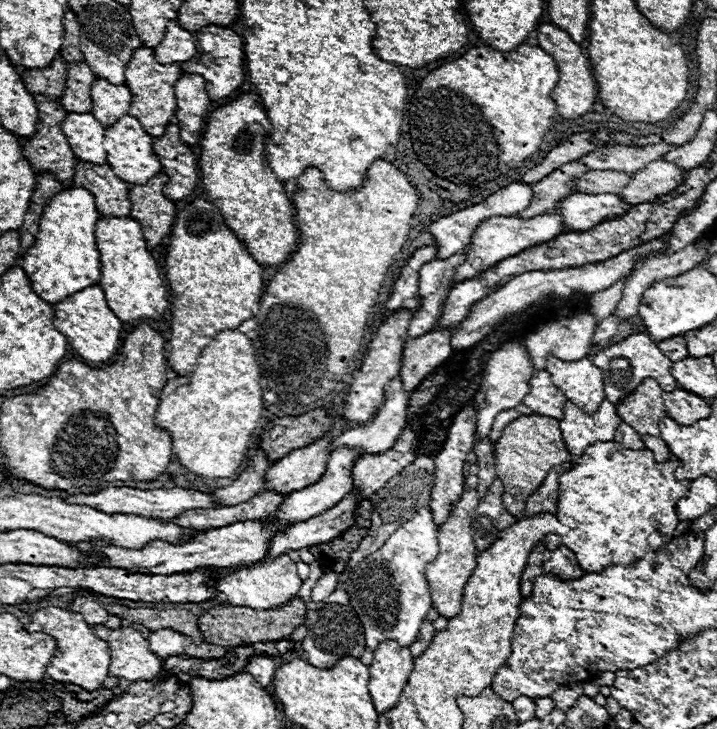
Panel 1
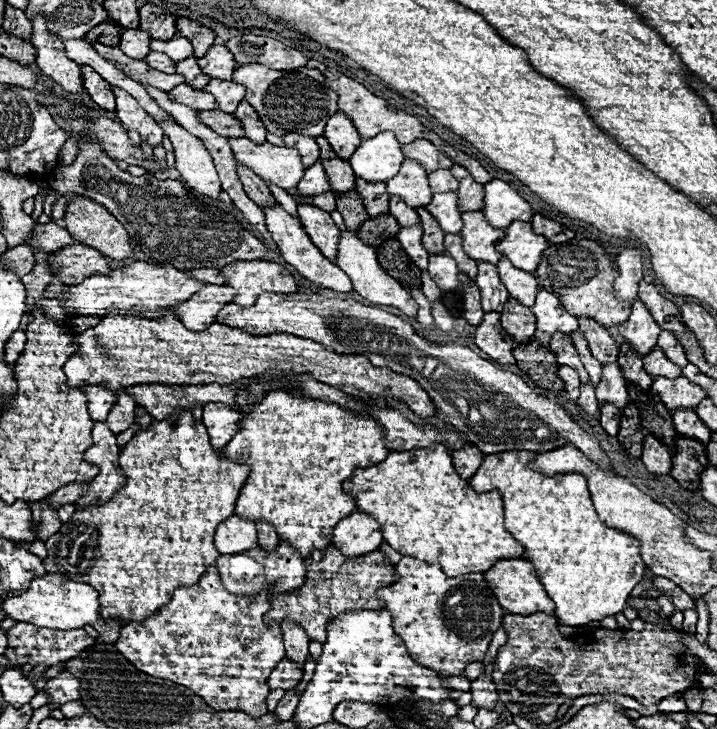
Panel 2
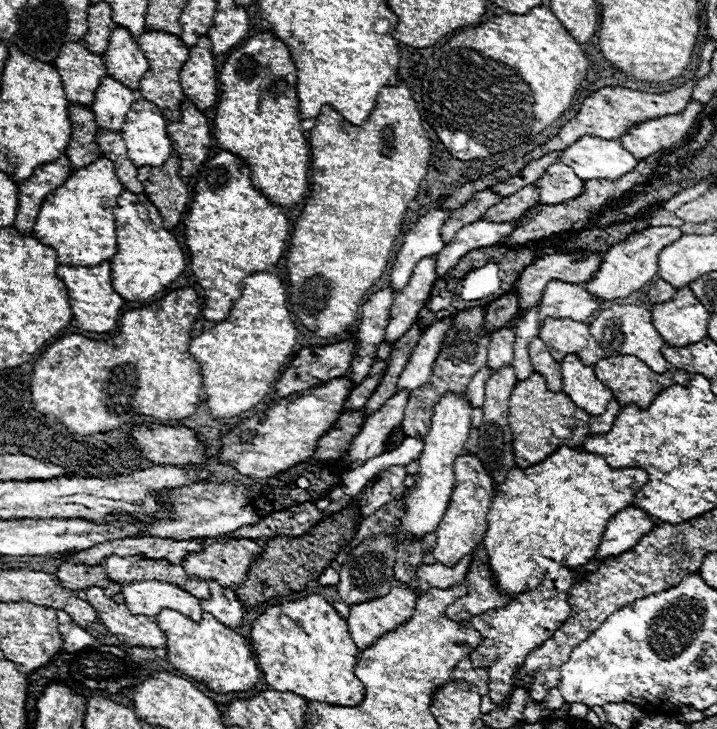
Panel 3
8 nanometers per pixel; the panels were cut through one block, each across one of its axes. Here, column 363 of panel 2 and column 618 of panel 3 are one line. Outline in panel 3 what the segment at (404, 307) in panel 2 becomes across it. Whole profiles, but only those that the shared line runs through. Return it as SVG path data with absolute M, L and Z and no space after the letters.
M648 226L642 232L636 231L630 236L626 236L624 240L614 244L604 254L604 262L602 262L600 270L584 286L592 294L600 296L602 300L626 298L634 290L640 290L646 282L652 282L652 278L656 278L656 274L658 274L658 252L664 246L676 242L680 236L682 236L682 230L678 226Z

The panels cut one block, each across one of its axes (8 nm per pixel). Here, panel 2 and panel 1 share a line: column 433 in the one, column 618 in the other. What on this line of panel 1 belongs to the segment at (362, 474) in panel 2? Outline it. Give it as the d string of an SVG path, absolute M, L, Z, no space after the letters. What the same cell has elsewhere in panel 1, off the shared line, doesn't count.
M598 442L578 458L578 464L574 464L570 470L562 472L558 478L558 504L556 504L556 516L560 524L570 526L570 532L564 536L548 536L546 548L554 550L556 546L570 548L578 564L588 572L598 572L610 564L628 566L640 556L644 556L648 550L658 550L666 542L674 538L674 530L678 526L676 516L676 500L684 498L688 494L690 482L678 482L674 476L674 470L680 466L678 458L670 458L666 462L656 462L650 450L626 450L620 448L616 442Z

